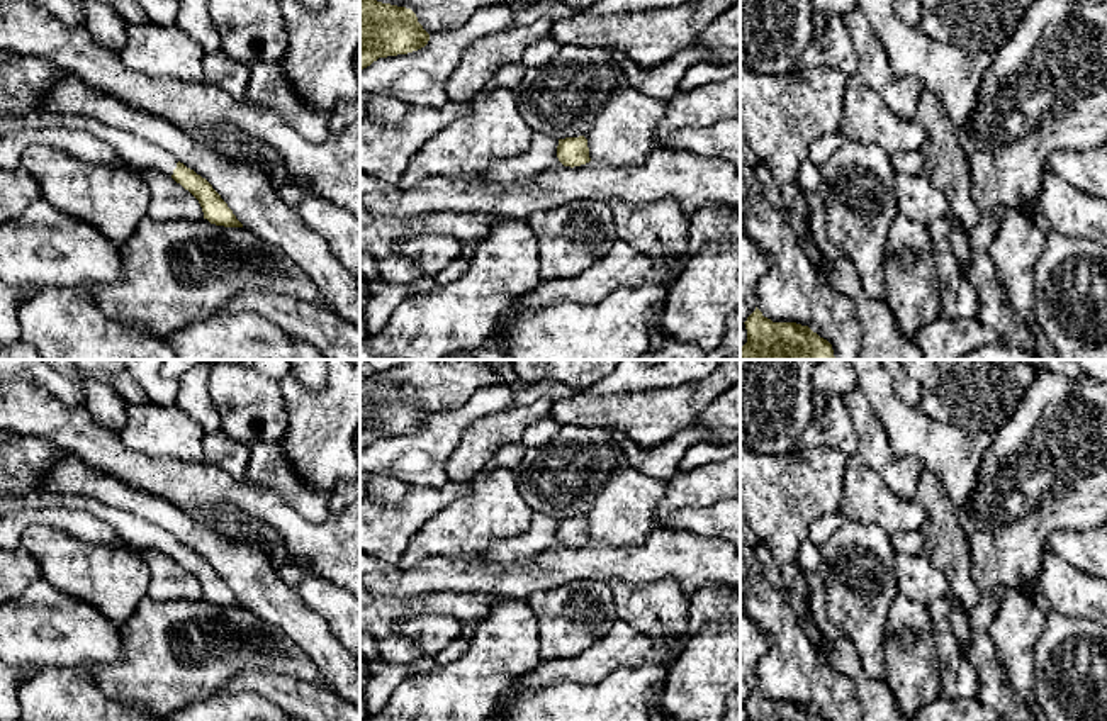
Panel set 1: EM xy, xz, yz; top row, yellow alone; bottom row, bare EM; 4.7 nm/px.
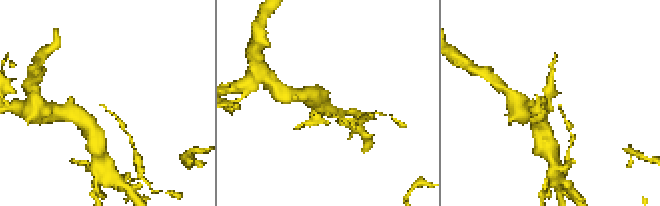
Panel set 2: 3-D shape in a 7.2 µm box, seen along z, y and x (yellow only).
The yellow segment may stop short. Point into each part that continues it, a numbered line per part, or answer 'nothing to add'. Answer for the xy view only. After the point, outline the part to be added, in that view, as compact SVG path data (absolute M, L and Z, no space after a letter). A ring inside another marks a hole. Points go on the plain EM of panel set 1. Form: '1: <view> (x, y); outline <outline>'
1: xy (143, 535); outline M42 494L29 499L0 499L0 516L25 509L66 509L85 511L105 521L126 543L138 550L158 550L173 555L178 539L166 529L122 509L102 504L95 497L81 494Z

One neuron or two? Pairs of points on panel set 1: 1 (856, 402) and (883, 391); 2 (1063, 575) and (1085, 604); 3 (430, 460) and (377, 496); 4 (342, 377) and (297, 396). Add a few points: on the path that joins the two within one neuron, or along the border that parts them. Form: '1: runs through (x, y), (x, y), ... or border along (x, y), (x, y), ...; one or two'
1: border along (856, 387), (870, 404), (883, 433); two
2: runs through (1063, 582), (1078, 598); one
3: border along (377, 475), (401, 480), (410, 487); two
4: runs through (331, 389), (323, 397), (309, 397); one

